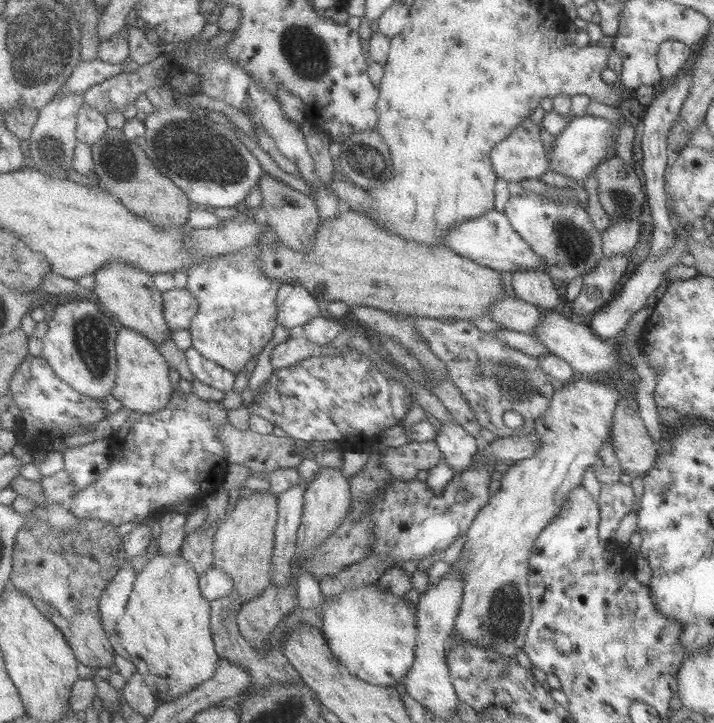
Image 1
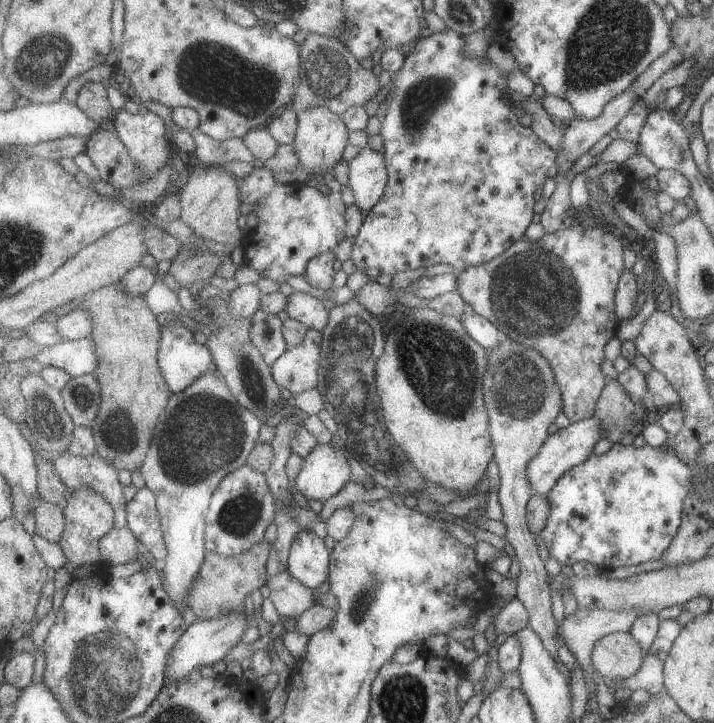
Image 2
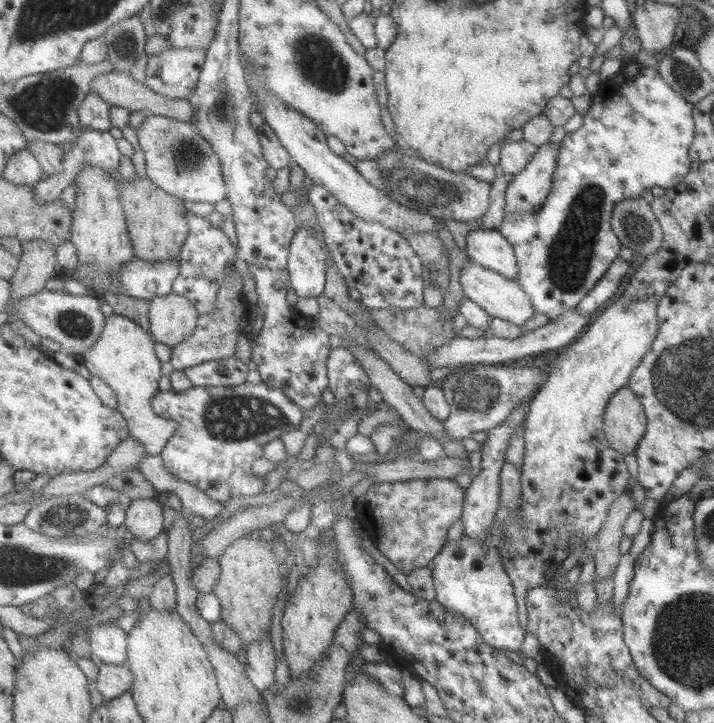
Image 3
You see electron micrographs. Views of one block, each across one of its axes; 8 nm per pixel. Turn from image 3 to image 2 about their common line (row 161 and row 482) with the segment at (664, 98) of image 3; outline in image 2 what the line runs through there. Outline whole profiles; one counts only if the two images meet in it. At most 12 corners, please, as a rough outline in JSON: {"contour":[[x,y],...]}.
{"contour":[[613,444],[547,495],[565,566],[659,560],[692,474]]}

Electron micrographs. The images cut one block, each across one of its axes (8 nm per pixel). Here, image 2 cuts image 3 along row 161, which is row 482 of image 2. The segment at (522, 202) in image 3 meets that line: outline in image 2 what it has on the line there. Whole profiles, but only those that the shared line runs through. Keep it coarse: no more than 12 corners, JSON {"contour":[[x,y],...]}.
{"contour":[[595,417],[558,429],[529,463],[533,495],[548,495],[601,439]]}

